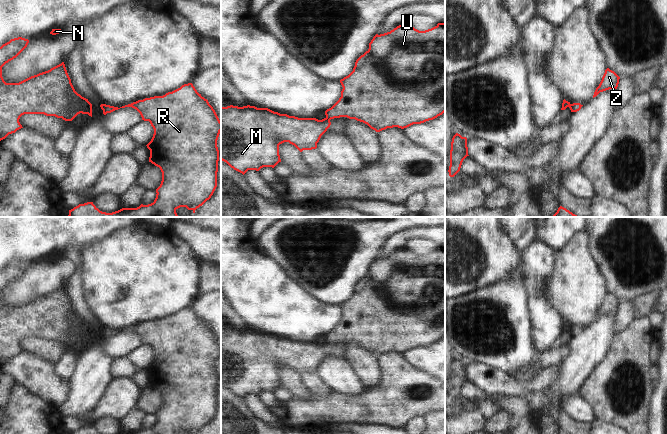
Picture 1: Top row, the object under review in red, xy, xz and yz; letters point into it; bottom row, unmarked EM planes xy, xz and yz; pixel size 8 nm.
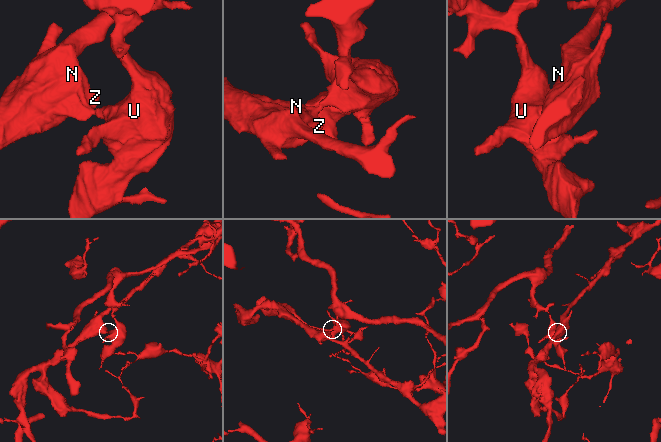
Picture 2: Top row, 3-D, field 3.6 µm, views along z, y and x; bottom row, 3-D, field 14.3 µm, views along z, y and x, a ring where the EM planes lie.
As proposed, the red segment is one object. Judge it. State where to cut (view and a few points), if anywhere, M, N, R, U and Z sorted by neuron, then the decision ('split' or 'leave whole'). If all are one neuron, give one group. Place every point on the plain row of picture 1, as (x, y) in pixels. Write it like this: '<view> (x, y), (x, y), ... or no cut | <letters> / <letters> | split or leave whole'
xz (325, 342), (329, 344) | M N Z / R U | split

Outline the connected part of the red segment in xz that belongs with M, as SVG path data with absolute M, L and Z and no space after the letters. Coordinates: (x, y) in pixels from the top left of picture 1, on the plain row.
M250 329L221 331L221 384L243 399L248 394L259 395L263 391L274 392L281 386L280 368L289 366L300 376L316 373L321 360L330 349L330 344L326 342L322 344L298 342Z

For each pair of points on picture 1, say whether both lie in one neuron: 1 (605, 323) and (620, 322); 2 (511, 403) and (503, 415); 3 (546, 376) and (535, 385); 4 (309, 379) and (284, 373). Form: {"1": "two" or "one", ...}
{"1": "two", "2": "two", "3": "one", "4": "two"}

